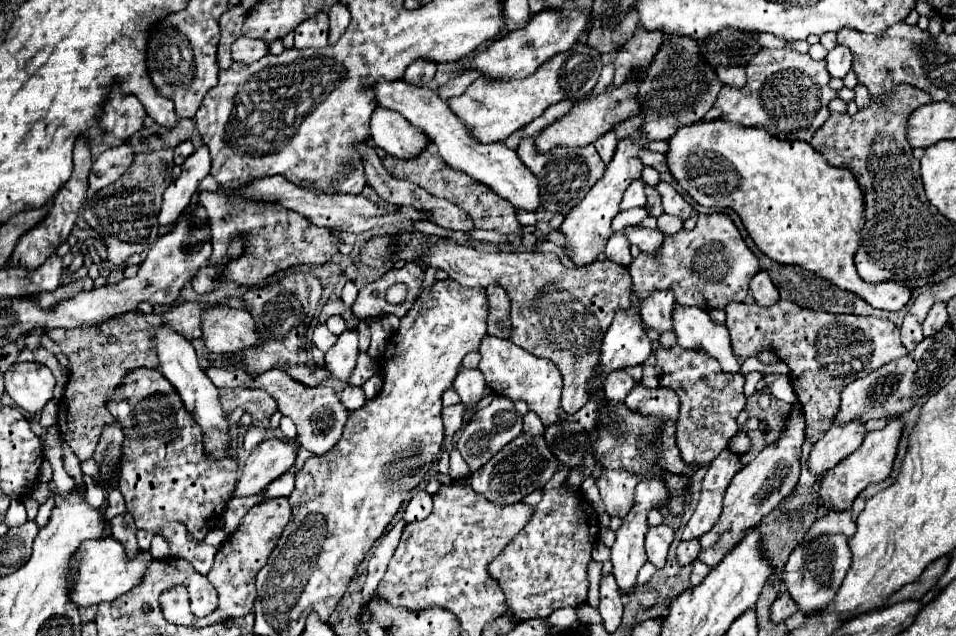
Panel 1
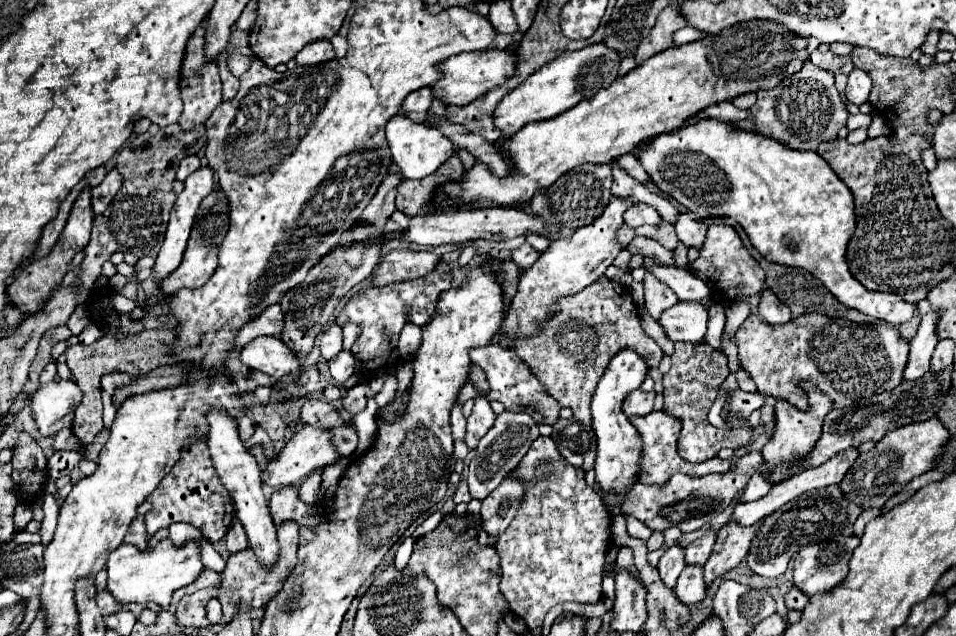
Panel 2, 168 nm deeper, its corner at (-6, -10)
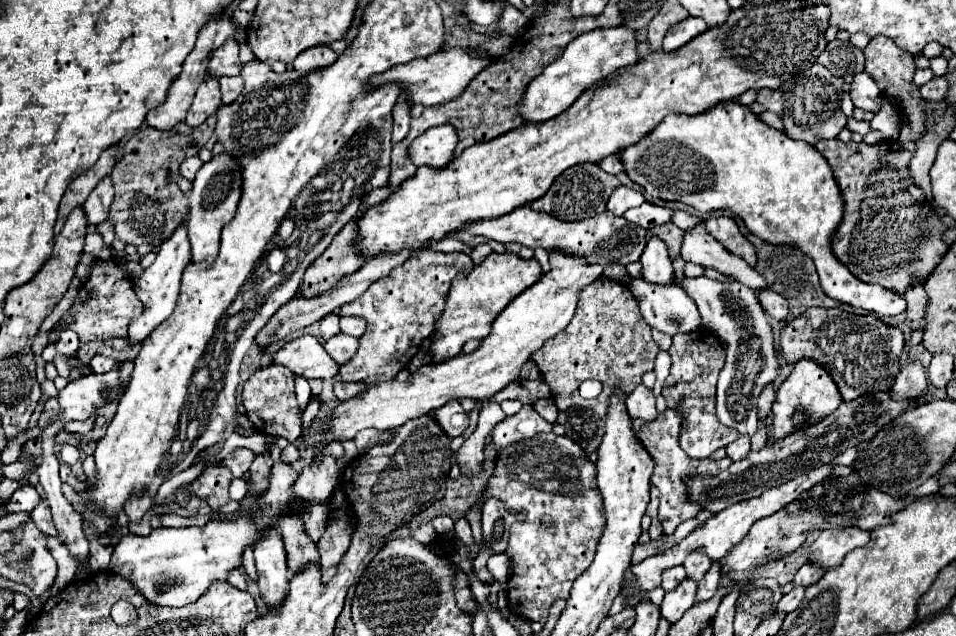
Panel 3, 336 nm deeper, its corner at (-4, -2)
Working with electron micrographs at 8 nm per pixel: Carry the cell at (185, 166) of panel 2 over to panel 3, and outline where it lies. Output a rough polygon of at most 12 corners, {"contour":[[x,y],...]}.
{"contour":[[197,155],[185,159],[181,175],[193,181],[203,161]]}

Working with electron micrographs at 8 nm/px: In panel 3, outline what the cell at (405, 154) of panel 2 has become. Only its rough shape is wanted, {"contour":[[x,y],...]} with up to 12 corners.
{"contour":[[437,125],[413,141],[417,167],[443,169],[453,159],[457,131]]}

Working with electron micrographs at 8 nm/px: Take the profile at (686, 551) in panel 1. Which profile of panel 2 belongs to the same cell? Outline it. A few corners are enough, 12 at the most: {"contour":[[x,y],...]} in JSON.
{"contour":[[685,565],[675,595],[691,605],[705,597],[703,571]]}

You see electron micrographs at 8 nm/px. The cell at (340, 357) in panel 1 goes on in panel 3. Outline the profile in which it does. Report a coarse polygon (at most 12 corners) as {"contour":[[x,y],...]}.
{"contour":[[345,333],[323,347],[339,365],[355,355],[357,341]]}

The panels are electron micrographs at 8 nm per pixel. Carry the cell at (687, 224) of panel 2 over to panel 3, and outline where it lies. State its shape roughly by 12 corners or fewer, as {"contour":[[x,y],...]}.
{"contour":[[703,225],[685,233],[681,257],[761,291],[765,277]]}

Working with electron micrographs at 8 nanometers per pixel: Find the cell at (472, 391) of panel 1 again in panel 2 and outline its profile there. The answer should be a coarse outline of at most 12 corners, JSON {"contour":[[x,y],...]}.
{"contour":[[477,397],[467,417],[465,443],[475,449],[495,423],[485,397]]}

